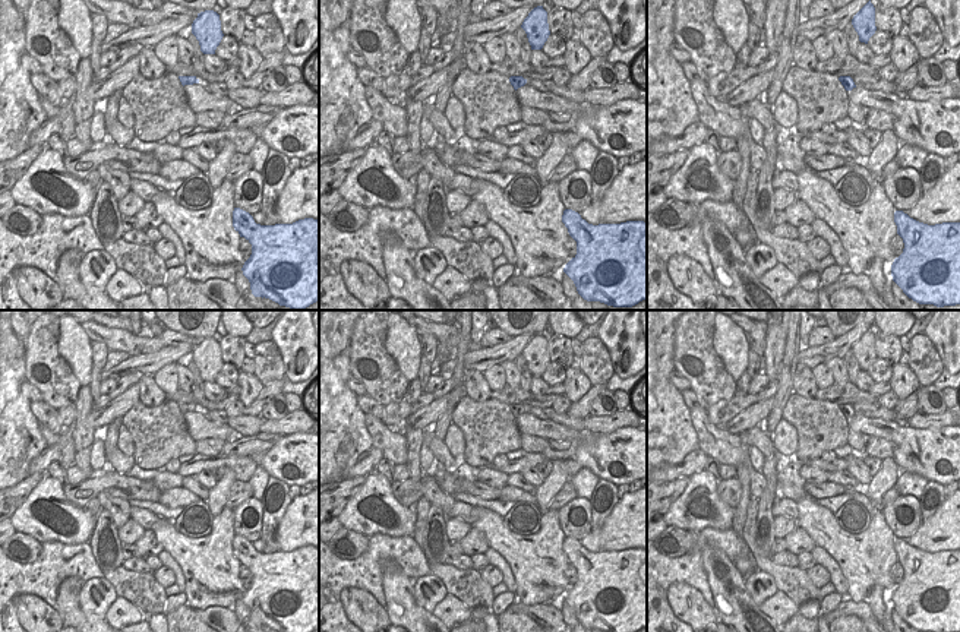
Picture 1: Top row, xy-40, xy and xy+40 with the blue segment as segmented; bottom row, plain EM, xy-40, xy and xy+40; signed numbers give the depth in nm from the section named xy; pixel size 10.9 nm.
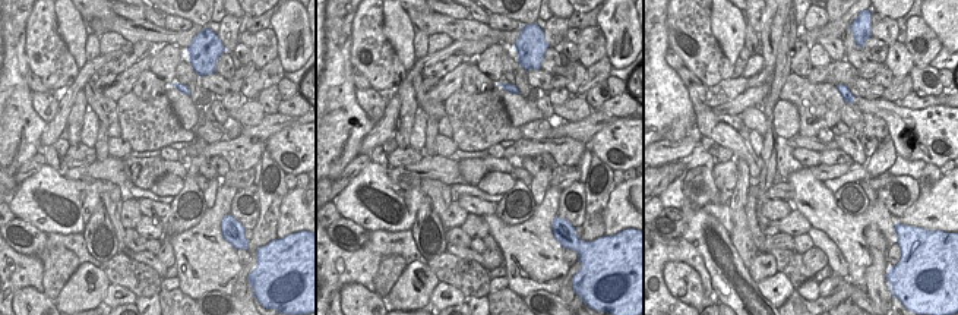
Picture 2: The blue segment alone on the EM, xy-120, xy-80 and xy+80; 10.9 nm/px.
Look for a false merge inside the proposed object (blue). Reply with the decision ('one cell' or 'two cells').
two cells

